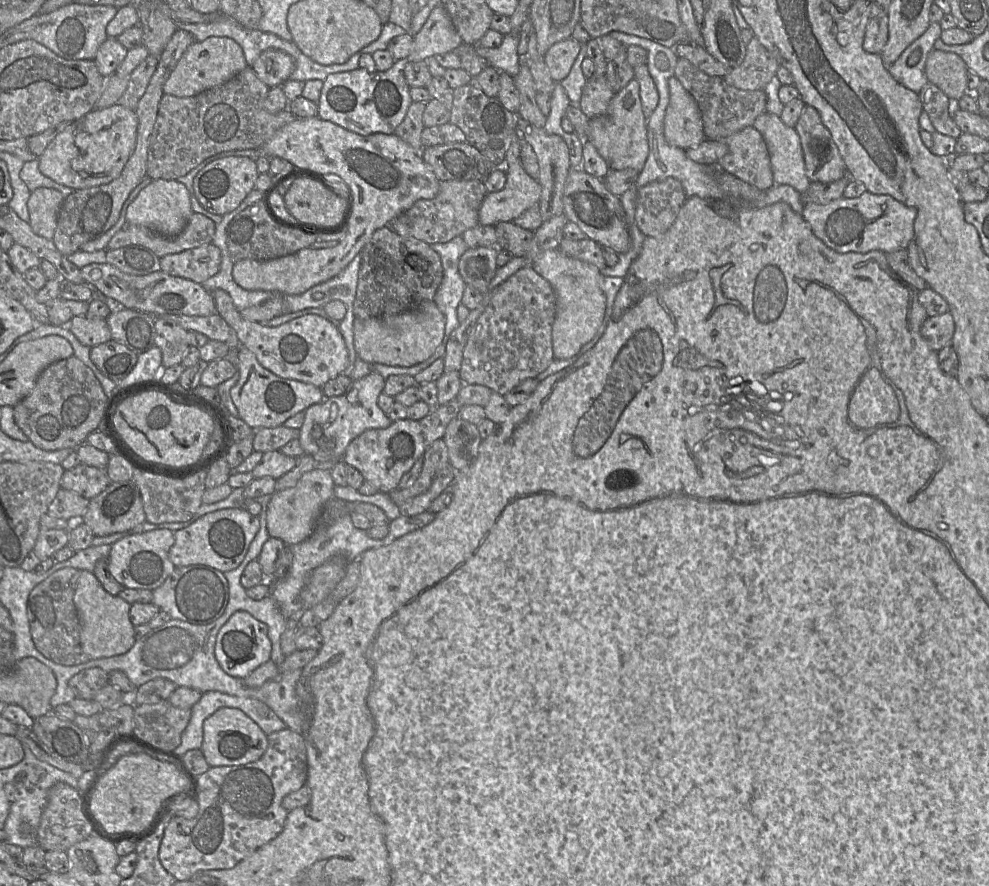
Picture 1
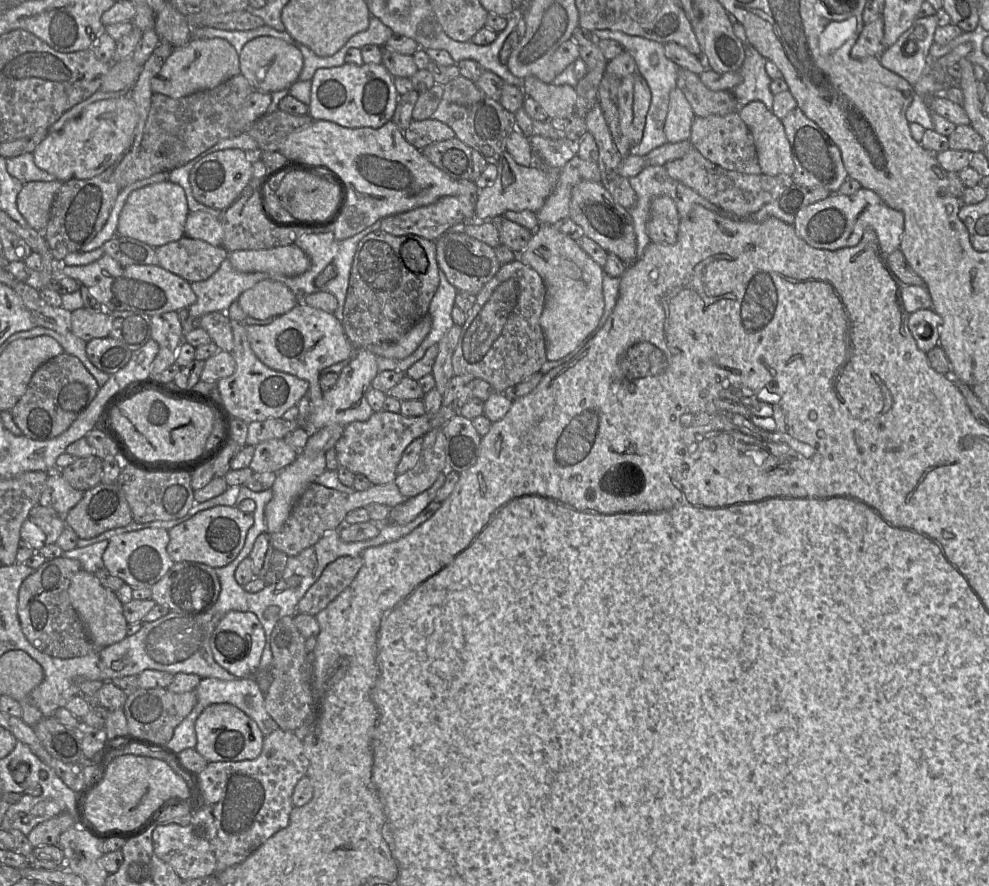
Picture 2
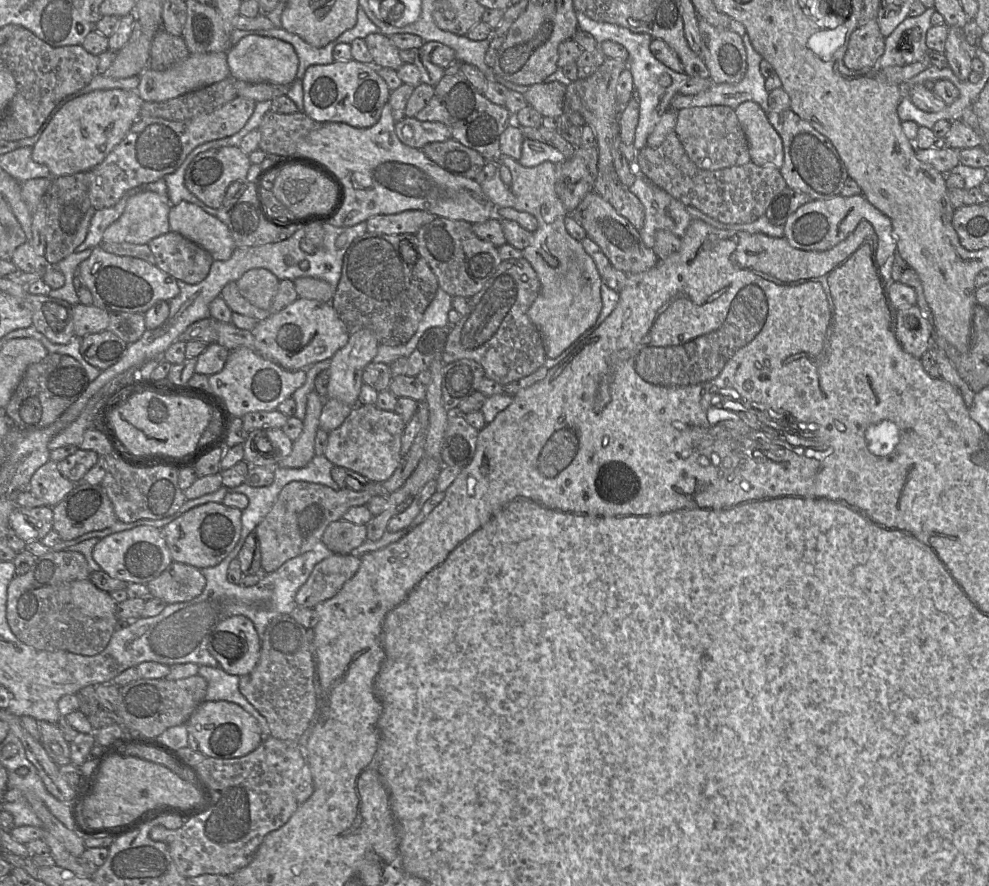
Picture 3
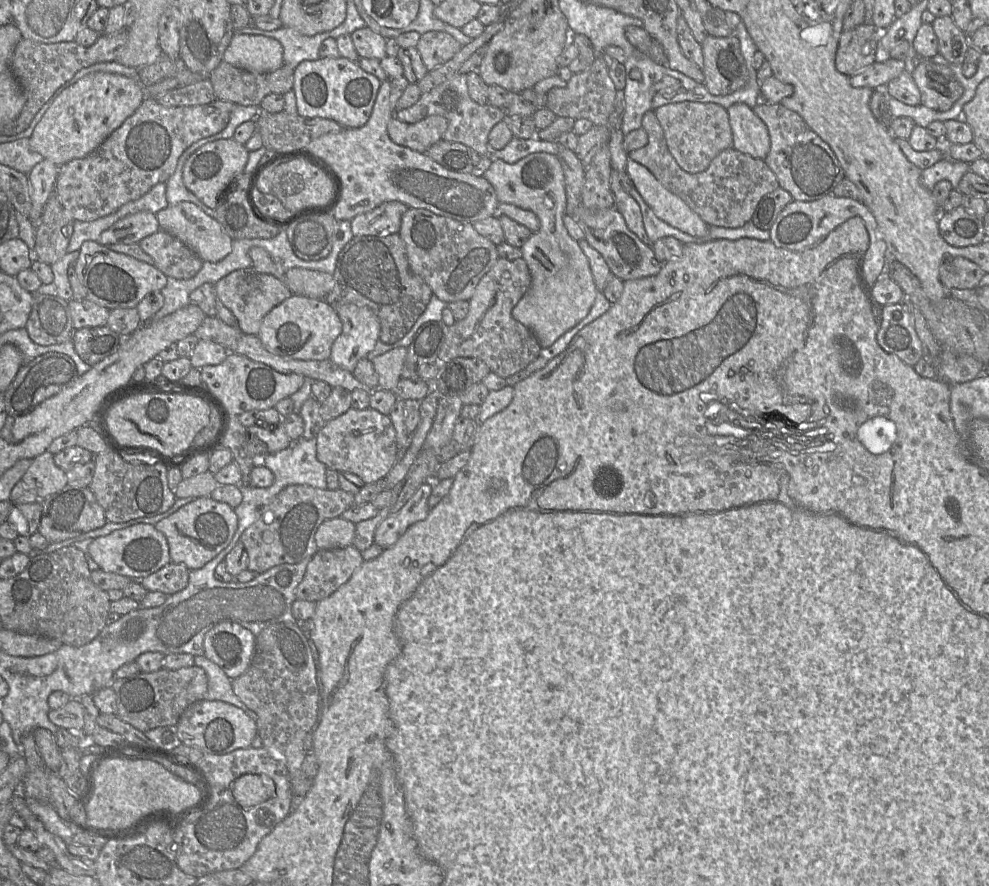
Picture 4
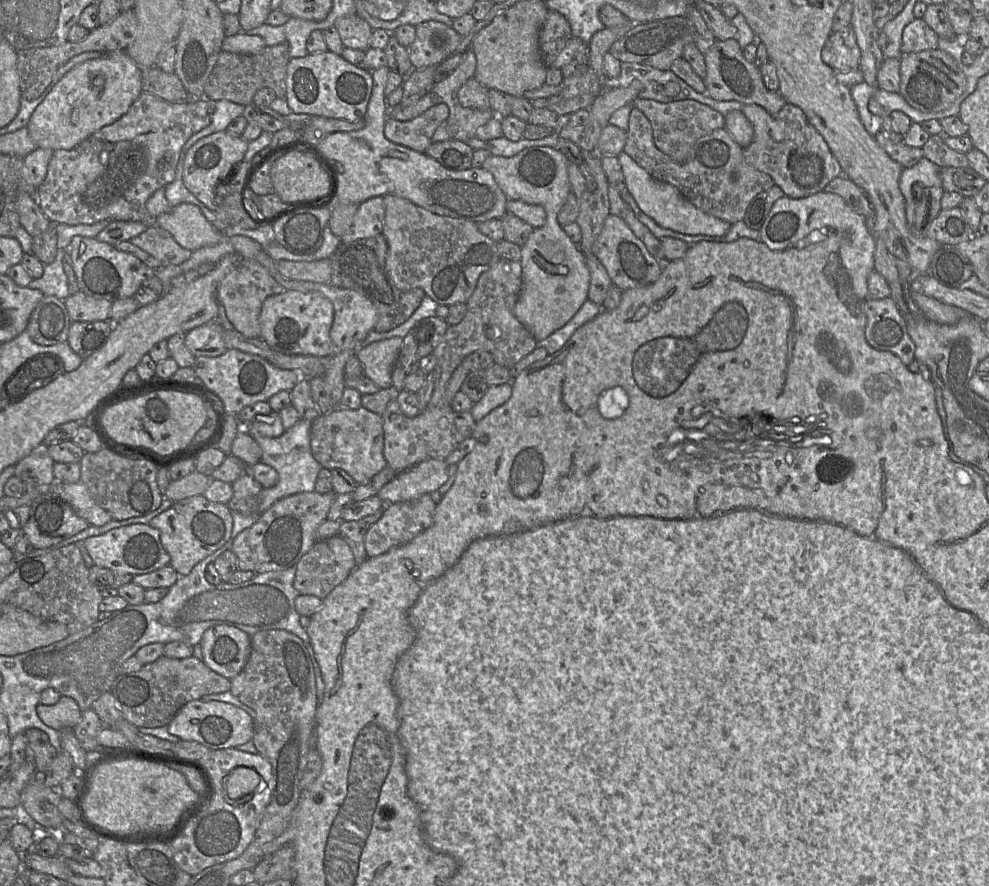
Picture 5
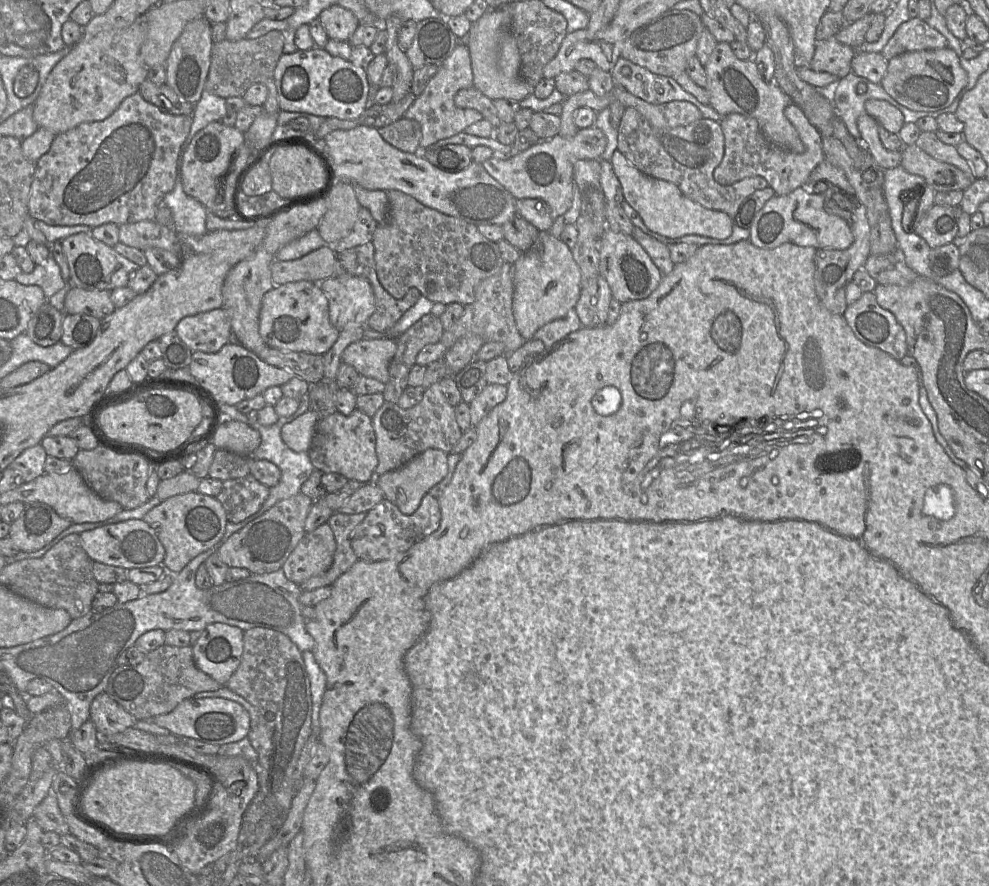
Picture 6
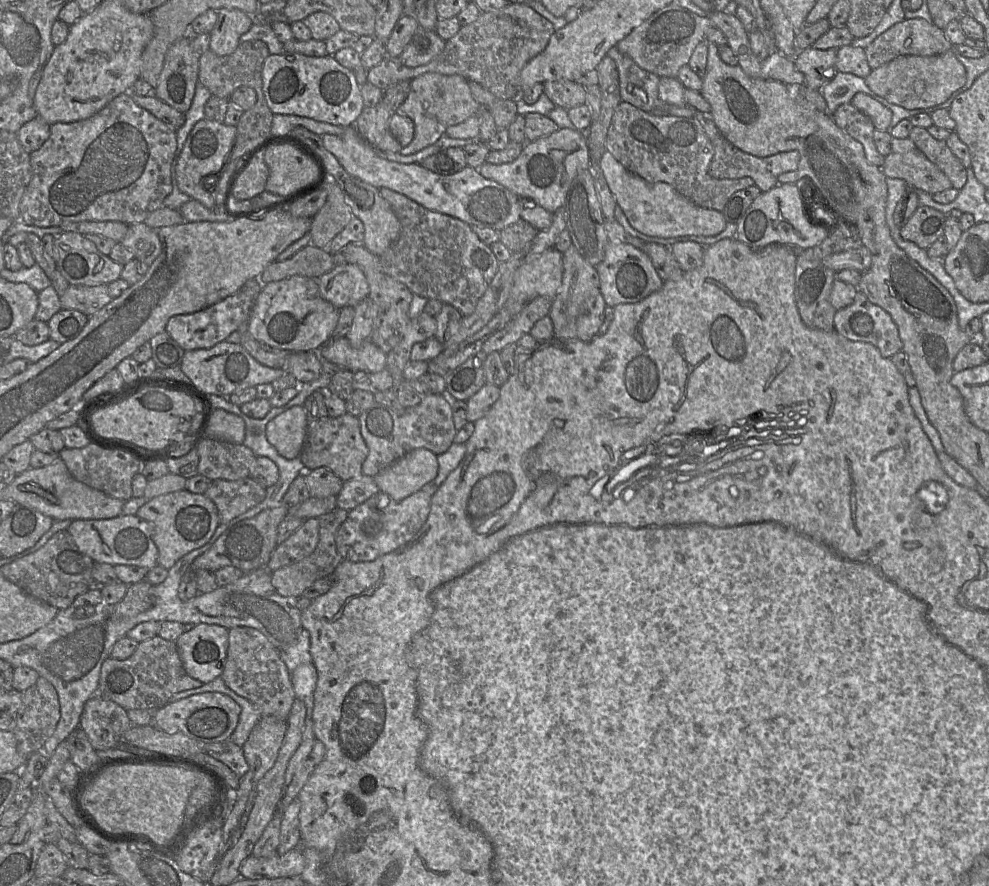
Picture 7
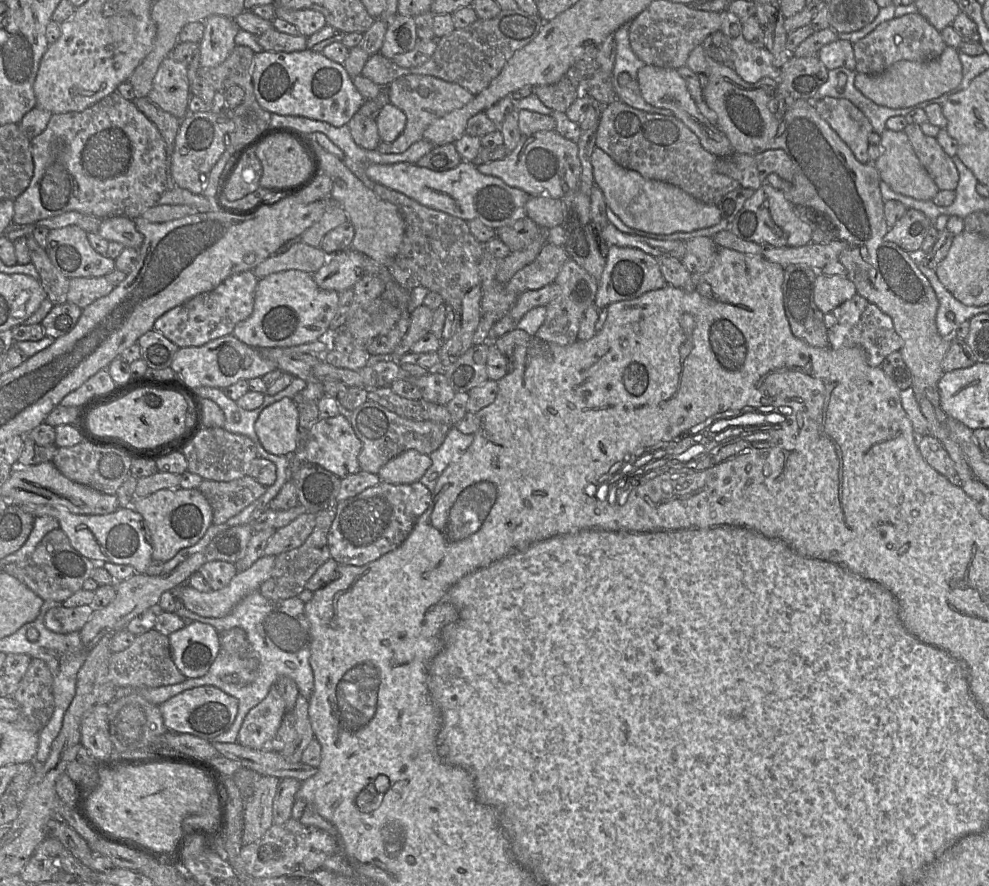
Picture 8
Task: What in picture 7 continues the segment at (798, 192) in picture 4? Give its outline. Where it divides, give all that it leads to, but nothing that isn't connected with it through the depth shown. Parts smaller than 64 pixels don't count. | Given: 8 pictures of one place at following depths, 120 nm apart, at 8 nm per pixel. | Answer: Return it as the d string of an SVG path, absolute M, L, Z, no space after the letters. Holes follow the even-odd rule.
M720 132L719 135L712 140L712 144L714 156L710 163L710 176L716 179L750 177L762 192L766 192L777 184L781 184L778 182L778 176L782 173L796 170L799 163L799 153L797 151L780 152L768 157L756 157L735 147L726 140Z

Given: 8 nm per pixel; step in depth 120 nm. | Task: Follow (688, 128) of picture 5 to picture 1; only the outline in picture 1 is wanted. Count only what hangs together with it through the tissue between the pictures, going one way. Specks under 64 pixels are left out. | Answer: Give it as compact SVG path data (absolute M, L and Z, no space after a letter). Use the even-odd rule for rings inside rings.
M746 127L722 141L728 146L726 155L717 162L722 170L760 190L774 184L767 145L757 129Z

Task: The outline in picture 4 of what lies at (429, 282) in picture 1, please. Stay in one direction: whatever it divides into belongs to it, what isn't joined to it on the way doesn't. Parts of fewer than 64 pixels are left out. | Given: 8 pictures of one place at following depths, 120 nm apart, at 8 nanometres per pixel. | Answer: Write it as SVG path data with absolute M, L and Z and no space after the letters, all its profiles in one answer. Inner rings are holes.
M398 233L354 236L341 250L333 274L334 286L325 301L334 307L355 304L370 308L380 322L379 339L391 344L403 338L425 311L433 292L409 266L406 246Z

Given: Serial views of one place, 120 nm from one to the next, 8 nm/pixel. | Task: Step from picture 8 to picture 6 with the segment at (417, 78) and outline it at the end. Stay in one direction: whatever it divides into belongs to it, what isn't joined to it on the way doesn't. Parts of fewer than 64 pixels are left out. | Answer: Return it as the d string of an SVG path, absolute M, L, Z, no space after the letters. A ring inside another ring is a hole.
M459 43L453 53L440 64L438 72L403 116L403 118L415 120L420 124L422 132L420 148L427 149L439 140L462 133L469 125L483 119L480 112L474 109L459 108L455 105L456 93L473 86L470 51L466 43Z

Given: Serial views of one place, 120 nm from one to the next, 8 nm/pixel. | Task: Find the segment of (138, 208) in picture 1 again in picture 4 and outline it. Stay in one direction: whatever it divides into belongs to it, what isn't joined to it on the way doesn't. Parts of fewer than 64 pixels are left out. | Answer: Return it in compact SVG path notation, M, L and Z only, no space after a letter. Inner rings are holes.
M140 211L130 214L102 232L99 243L105 246L111 244L136 244L142 239L160 230L156 214Z

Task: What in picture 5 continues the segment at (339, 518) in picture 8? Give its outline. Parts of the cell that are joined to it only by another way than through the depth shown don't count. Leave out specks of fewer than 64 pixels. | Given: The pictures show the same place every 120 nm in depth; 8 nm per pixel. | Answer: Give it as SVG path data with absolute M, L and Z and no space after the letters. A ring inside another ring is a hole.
M430 494L414 501L385 504L380 519L365 535L365 550L369 558L401 546L431 526L436 503Z

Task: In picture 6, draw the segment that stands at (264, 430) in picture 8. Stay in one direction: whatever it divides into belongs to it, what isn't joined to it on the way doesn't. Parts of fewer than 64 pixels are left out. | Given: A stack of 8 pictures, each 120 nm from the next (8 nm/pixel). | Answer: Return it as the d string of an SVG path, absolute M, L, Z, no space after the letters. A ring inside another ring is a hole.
M309 409L282 426L283 442L295 452L308 451L318 421L316 412Z

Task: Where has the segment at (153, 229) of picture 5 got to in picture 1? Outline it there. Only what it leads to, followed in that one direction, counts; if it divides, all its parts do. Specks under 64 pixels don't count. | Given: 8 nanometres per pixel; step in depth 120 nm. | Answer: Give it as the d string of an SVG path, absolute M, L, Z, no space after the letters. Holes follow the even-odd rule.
M213 243L160 258L161 271L202 284L220 269L221 251Z

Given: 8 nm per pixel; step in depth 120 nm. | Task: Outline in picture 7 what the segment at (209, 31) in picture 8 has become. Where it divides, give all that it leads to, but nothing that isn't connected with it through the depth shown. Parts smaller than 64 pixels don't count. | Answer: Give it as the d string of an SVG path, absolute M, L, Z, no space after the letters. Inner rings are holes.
M221 8L210 35L209 49L218 56L232 54L240 37L254 25L254 17L238 9Z

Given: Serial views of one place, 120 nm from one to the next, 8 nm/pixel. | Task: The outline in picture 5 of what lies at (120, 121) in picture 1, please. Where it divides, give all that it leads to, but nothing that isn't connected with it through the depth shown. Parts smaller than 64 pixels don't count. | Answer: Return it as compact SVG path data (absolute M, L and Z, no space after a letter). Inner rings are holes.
M126 51L104 53L70 69L35 108L27 125L37 147L72 149L121 118L142 93L142 68Z

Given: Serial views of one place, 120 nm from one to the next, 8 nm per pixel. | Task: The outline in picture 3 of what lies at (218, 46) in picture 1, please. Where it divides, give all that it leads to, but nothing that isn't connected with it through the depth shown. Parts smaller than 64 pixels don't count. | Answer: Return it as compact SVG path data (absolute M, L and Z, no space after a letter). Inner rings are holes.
M226 52L190 54L182 62L167 70L145 69L139 75L137 93L144 102L161 102L209 86L228 77L230 77L230 69Z

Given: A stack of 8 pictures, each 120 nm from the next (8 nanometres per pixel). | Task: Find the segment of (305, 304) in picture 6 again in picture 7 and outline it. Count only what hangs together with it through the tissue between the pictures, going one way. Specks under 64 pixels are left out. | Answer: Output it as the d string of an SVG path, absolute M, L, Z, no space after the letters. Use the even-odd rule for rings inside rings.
M296 275L263 284L247 327L256 340L268 346L289 352L319 351L331 339L338 317L339 309L321 296L317 279Z

